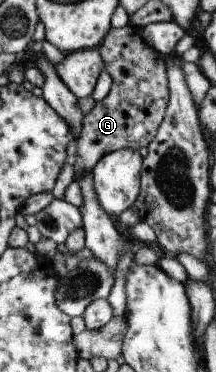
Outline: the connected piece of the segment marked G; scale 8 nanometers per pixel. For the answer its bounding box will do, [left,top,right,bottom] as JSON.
[71,24,169,180]

